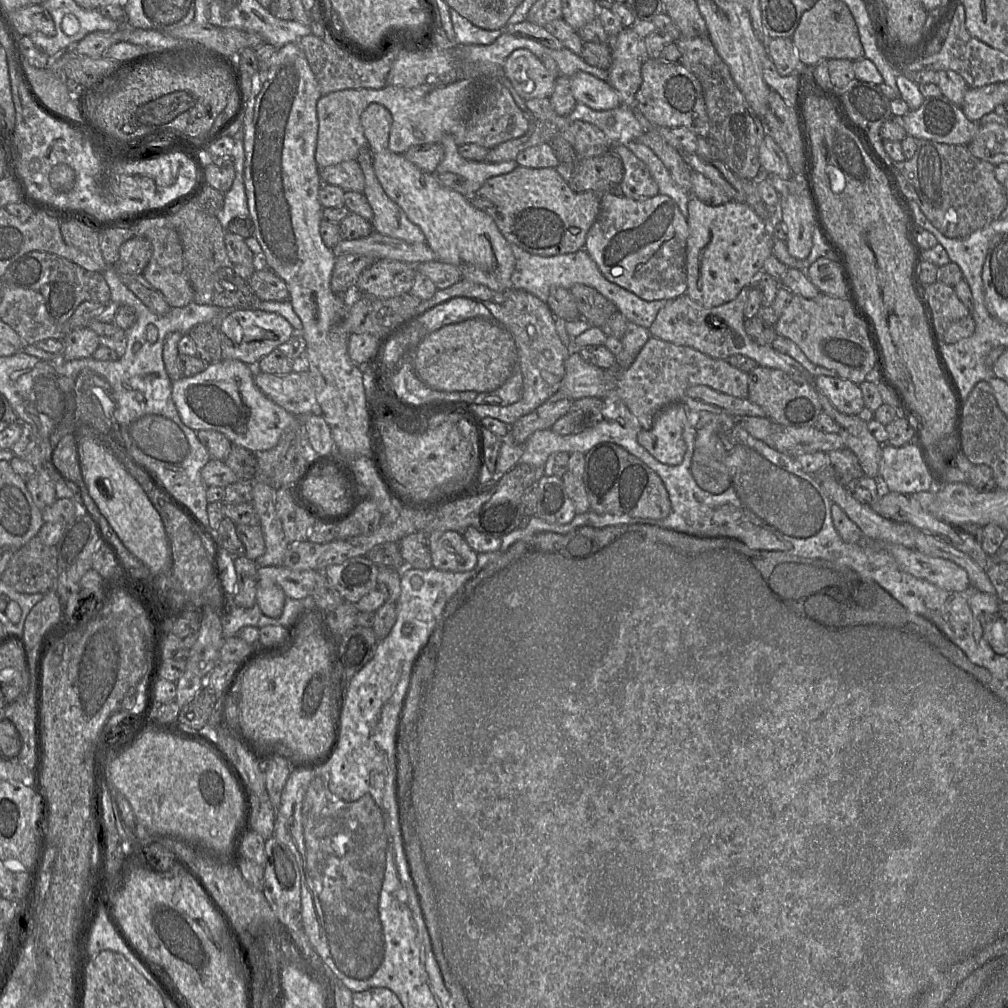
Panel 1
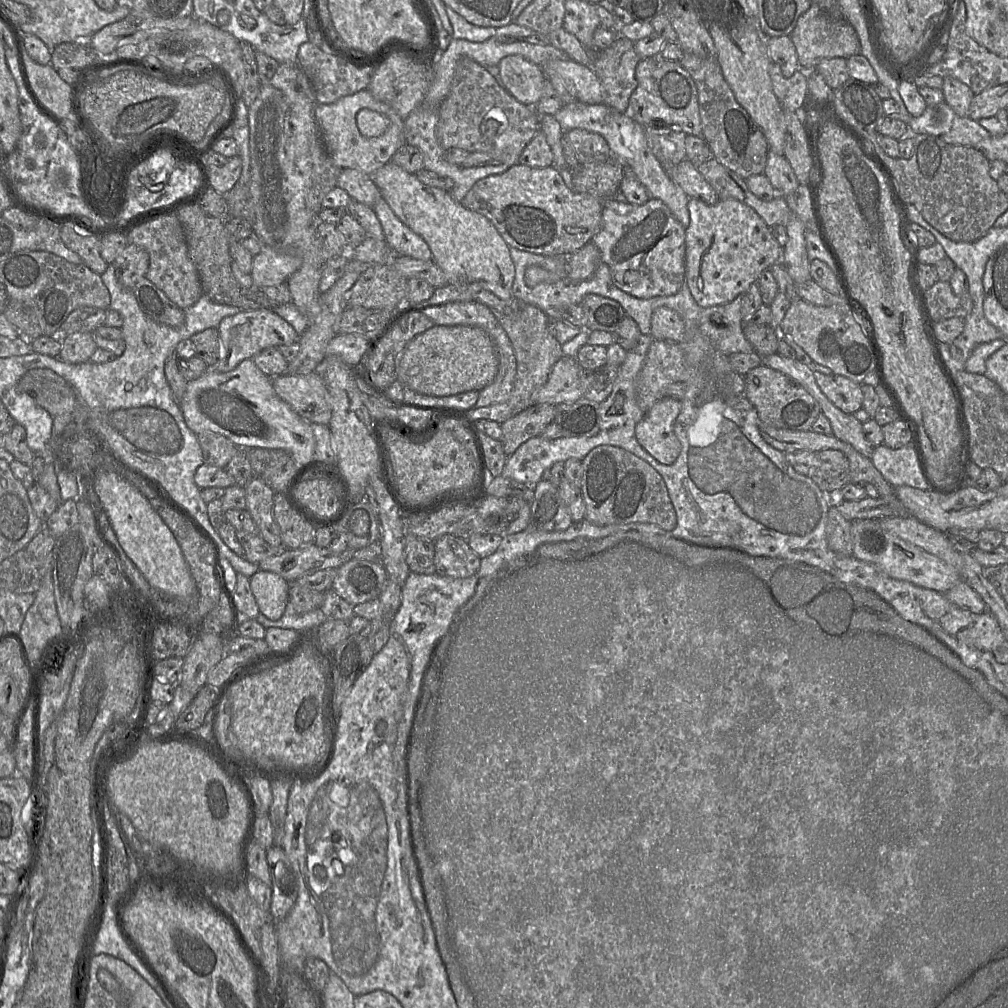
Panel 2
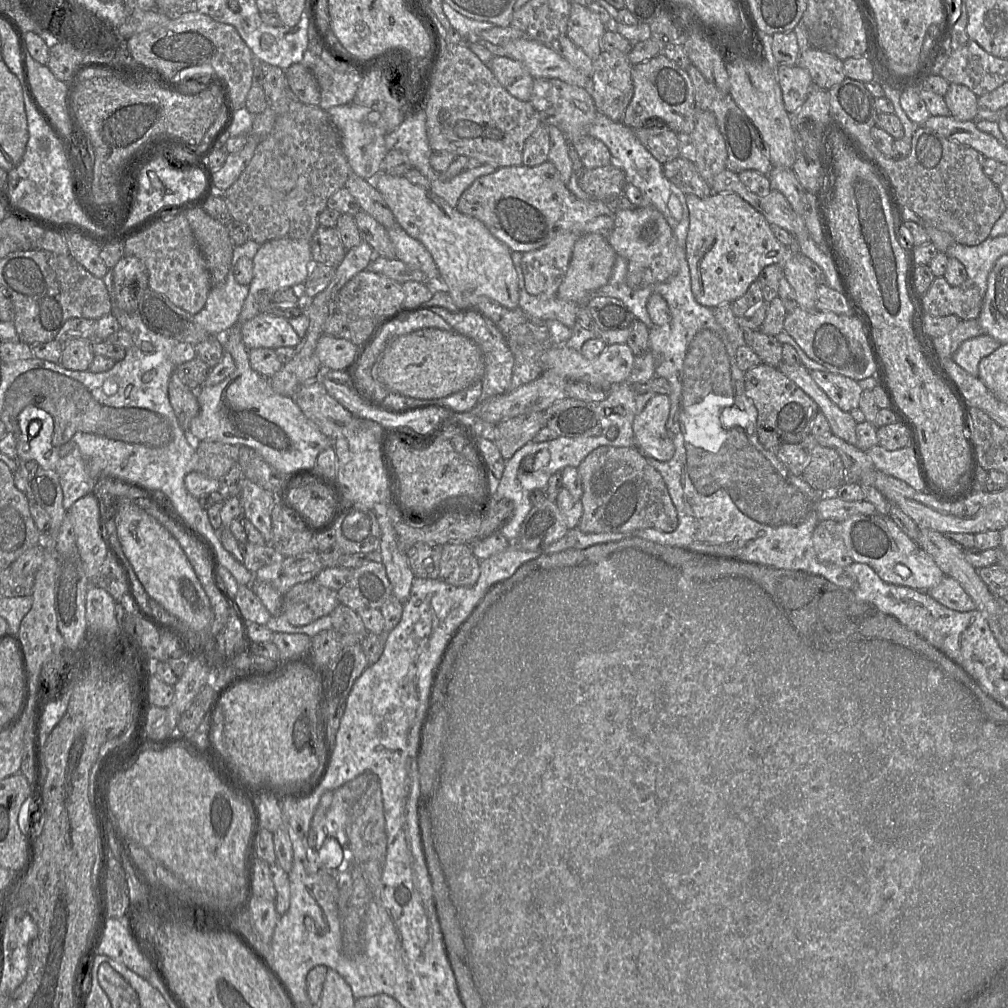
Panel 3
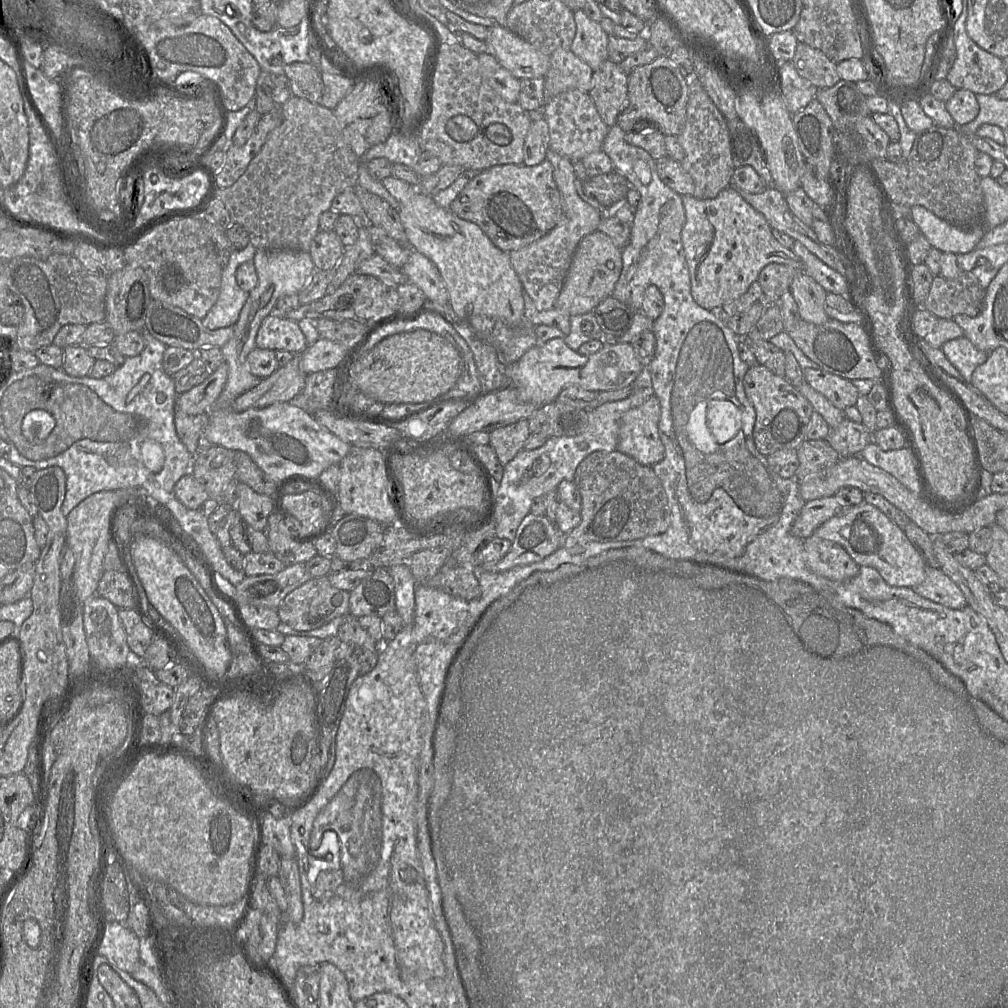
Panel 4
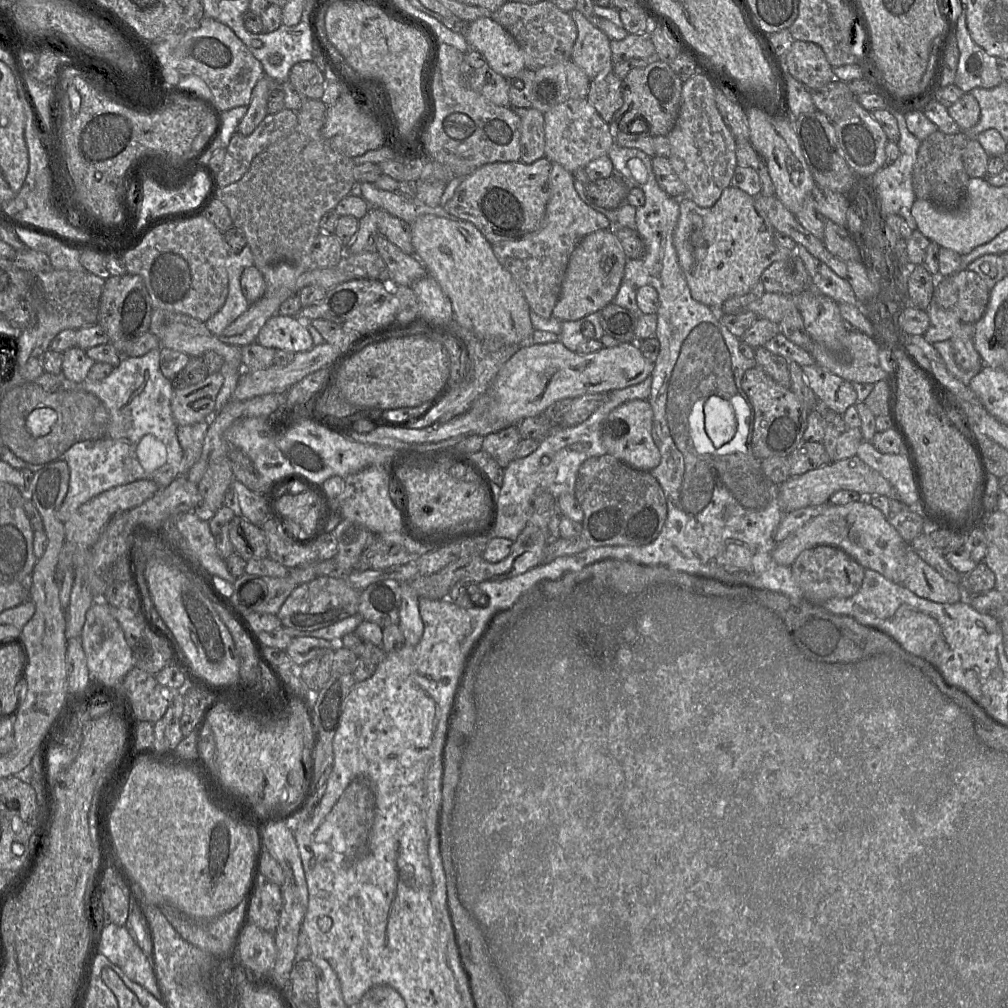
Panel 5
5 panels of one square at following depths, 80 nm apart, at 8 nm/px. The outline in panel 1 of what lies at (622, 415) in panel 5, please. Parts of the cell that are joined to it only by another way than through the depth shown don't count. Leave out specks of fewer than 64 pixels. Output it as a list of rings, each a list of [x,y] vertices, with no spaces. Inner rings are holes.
[[[677,402],[664,407],[654,417],[649,430],[641,429],[638,443],[656,460],[666,465],[679,465],[686,452],[683,430],[687,408]]]

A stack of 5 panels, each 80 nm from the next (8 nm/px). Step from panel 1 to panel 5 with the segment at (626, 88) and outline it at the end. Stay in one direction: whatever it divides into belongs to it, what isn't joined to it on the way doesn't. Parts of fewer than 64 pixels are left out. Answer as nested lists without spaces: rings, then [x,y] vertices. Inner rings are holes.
[[[613,71],[598,75],[590,83],[587,100],[608,124],[623,105],[621,84],[622,80]]]

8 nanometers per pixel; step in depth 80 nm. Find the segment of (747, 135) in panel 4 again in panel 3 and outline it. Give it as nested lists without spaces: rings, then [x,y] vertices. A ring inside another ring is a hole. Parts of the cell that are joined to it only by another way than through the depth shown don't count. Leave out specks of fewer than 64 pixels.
[[[690,64],[686,69],[694,86],[695,103],[697,108],[711,111],[716,118],[718,128],[725,140],[727,150],[726,169],[739,174],[744,170],[755,170],[768,175],[772,169],[768,150],[762,138],[743,110],[735,103],[730,93],[724,93],[713,83],[706,80],[702,73]]]

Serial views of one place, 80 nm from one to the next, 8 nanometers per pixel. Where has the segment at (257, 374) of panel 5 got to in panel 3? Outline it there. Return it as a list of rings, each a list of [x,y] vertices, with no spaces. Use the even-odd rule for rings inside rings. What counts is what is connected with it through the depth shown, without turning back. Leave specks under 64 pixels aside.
[[[322,335],[316,346],[321,366],[328,370],[344,370],[353,360],[357,346],[352,342]]]

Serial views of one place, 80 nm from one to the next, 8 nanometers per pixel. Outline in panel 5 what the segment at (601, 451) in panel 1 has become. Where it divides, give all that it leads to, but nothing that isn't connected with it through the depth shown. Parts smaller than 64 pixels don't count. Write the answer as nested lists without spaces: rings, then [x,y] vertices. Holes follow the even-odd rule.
[[[610,454],[585,460],[577,474],[575,496],[584,513],[578,537],[549,540],[542,563],[570,556],[590,547],[645,545],[660,534],[667,519],[667,502],[658,480],[649,472],[635,469]]]

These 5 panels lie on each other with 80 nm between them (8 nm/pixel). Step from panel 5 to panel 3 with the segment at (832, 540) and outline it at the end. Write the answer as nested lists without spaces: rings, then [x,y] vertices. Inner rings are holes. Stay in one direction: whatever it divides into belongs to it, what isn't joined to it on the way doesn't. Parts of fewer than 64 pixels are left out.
[[[879,513],[854,515],[838,522],[837,532],[842,537],[852,559],[873,568],[886,583],[928,591],[945,577],[933,558],[910,539],[889,516]]]

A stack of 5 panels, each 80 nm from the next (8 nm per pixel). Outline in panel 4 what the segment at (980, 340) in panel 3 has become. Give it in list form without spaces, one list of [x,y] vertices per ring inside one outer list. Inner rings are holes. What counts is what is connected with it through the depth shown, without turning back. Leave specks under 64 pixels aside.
[[[965,336],[947,341],[941,350],[967,382],[972,381],[975,369],[989,357],[989,353],[976,348]]]

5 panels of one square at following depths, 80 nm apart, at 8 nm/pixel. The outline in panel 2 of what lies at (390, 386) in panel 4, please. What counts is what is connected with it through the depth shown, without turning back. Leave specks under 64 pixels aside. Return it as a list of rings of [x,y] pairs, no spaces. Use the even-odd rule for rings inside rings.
[[[435,325],[407,344],[398,359],[396,379],[420,394],[442,397],[482,390],[495,379],[498,367],[495,346],[483,329]]]

